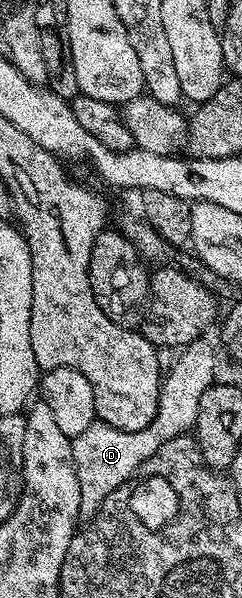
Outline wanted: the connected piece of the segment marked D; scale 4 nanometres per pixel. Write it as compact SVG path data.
M204 336L193 340L176 353L179 355L176 356L171 371L168 374L166 371L159 388L159 407L155 413L155 419L148 426L137 432L121 432L109 424L96 420L93 424L89 424L89 428L85 428L85 432L81 432L81 436L71 439L73 460L77 468L77 484L81 484L81 508L79 512L84 519L90 520L95 517L95 513L99 511L105 496L109 496L109 492L121 488L121 484L131 482L138 475L140 466L146 464L149 456L153 456L157 452L157 448L161 448L161 444L186 435L194 427L197 420L197 408L201 408L201 396L205 396L205 392L217 378L214 370L215 350L211 347L209 339L210 337Z

